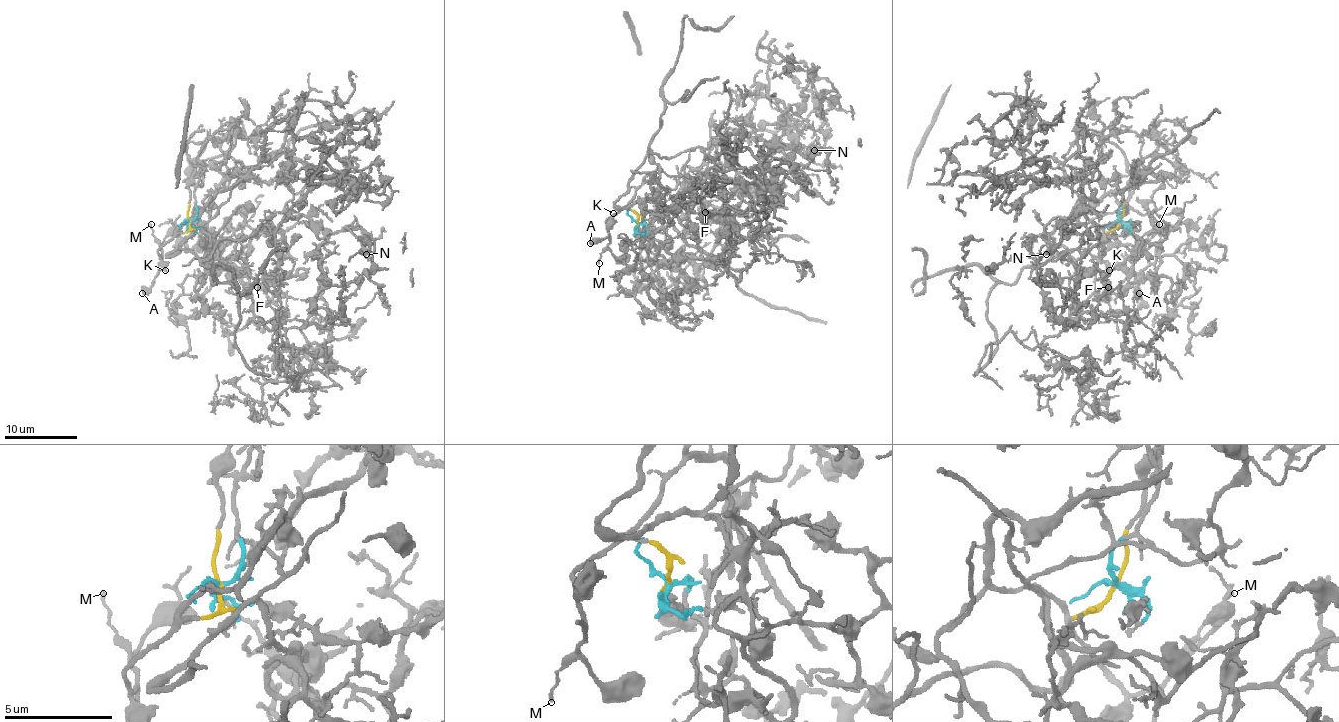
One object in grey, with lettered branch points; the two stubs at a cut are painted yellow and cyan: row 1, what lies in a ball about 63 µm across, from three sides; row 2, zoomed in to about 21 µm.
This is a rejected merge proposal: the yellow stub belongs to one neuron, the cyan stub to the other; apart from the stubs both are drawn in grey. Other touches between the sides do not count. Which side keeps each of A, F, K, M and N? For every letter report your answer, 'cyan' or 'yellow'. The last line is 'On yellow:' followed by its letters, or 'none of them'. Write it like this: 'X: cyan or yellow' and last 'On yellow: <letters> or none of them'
A: yellow
F: cyan
K: yellow
M: yellow
N: cyan
On yellow: A, K, M

